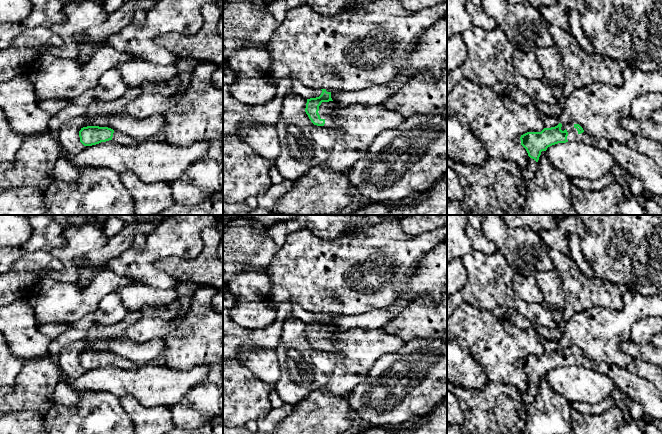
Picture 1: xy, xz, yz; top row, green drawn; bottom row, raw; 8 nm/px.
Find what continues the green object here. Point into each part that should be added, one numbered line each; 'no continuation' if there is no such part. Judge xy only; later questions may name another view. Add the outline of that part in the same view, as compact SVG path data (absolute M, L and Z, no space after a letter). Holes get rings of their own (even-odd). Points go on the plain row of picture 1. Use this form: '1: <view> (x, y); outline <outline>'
1: xy (120, 361); outline M114 354L112 364L123 369L137 369L138 365L126 357Z

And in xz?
1: xz (325, 335); outline M333 325L329 326L322 326L319 330L319 339L321 343L325 344L325 348L323 351L325 352L338 352L339 350L334 347L333 345L333 332L339 331L340 329L337 327L334 327Z

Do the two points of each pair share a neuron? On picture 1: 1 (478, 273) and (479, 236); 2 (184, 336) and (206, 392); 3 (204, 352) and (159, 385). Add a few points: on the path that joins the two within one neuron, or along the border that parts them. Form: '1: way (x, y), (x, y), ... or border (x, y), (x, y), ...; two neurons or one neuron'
1: border (473, 249), (486, 254), (492, 254), (497, 251); two neurons
2: way (198, 350), (212, 364), (212, 378); one neuron
3: border (160, 362), (176, 369), (204, 365); two neurons

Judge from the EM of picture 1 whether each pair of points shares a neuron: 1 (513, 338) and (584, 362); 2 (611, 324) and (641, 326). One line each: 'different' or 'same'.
1: different
2: different

